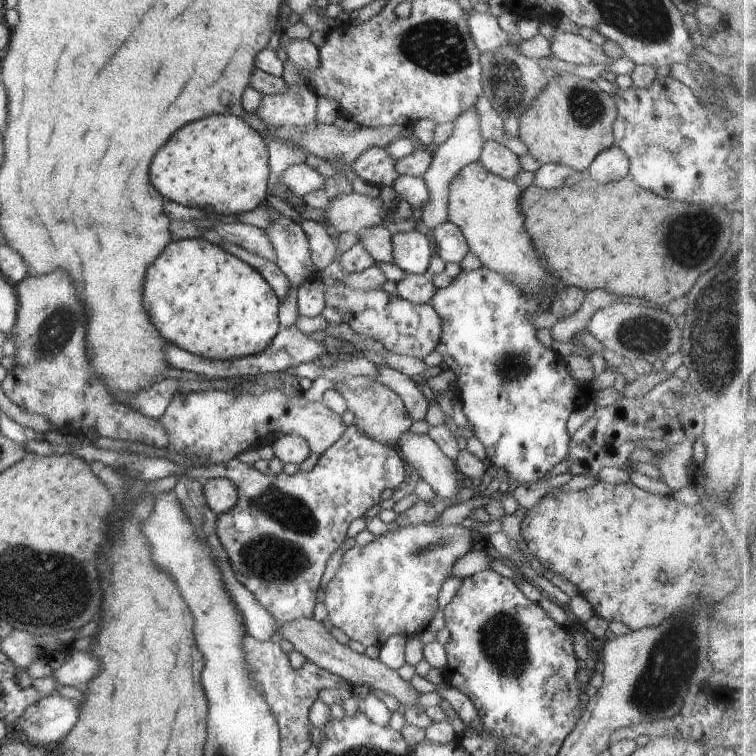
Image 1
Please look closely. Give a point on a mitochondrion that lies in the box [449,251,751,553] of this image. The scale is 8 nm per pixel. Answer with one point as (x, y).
(716, 359)

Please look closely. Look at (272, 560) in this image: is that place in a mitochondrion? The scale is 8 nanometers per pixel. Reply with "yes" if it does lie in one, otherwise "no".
yes

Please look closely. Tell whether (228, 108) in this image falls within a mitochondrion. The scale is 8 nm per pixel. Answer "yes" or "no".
no

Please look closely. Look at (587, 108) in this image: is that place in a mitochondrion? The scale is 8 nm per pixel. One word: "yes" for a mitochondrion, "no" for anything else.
yes

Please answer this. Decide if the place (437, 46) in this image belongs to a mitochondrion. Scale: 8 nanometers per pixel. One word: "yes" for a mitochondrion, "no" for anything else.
yes

